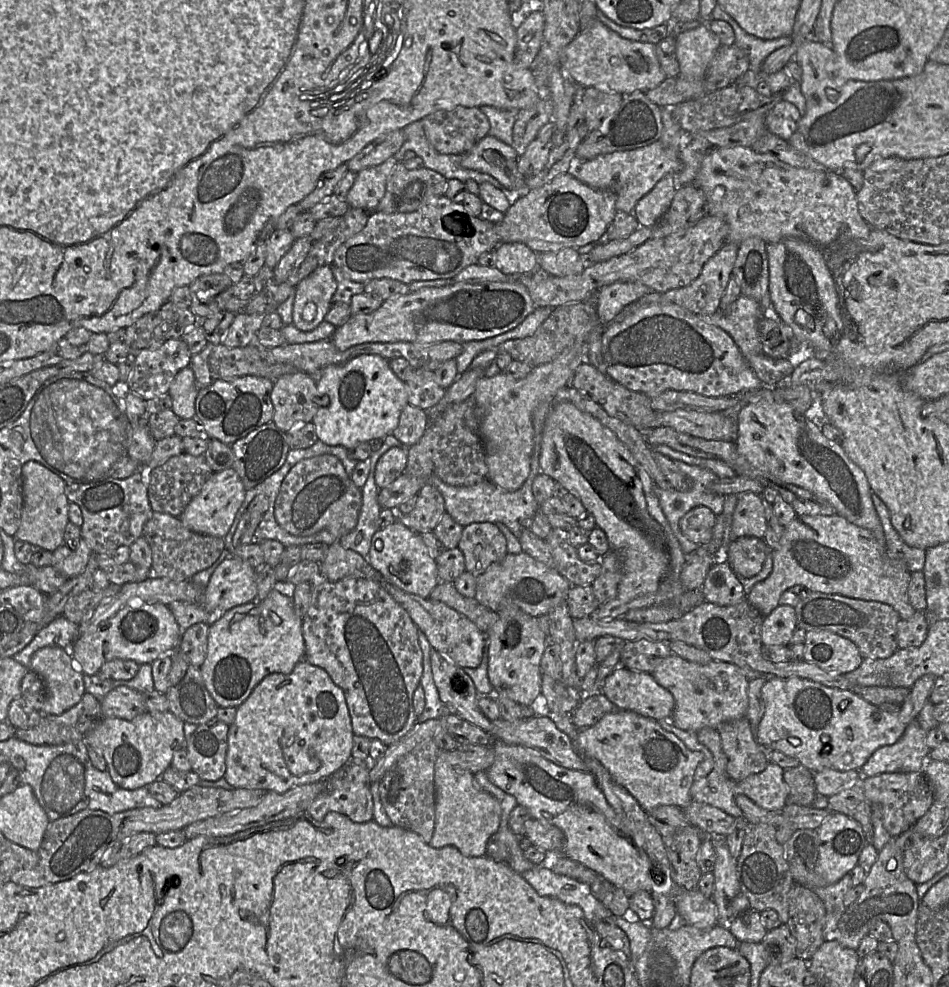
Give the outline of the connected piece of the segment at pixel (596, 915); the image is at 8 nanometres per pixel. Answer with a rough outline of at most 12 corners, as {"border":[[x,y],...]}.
{"border":[[545,866],[519,873],[540,896],[580,907],[590,924],[616,917],[590,887]]}

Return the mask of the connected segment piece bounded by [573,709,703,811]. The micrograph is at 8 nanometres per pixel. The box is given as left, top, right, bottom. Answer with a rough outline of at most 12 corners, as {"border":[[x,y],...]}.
{"border":[[618,709],[573,742],[645,811],[684,809],[703,754]]}

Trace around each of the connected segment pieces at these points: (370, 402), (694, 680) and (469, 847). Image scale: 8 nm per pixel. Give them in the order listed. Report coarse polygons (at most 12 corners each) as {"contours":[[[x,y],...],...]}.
{"contours":[[[379,355],[316,376],[318,440],[347,450],[393,433],[408,404]],[[671,654],[651,675],[673,695],[665,720],[693,732],[747,716],[733,663]],[[437,755],[433,848],[485,856],[501,805]]]}

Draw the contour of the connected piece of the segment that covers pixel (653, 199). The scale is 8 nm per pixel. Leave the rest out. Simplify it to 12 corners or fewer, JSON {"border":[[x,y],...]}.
{"border":[[677,173],[665,175],[637,202],[640,226],[652,227],[679,188]]}

